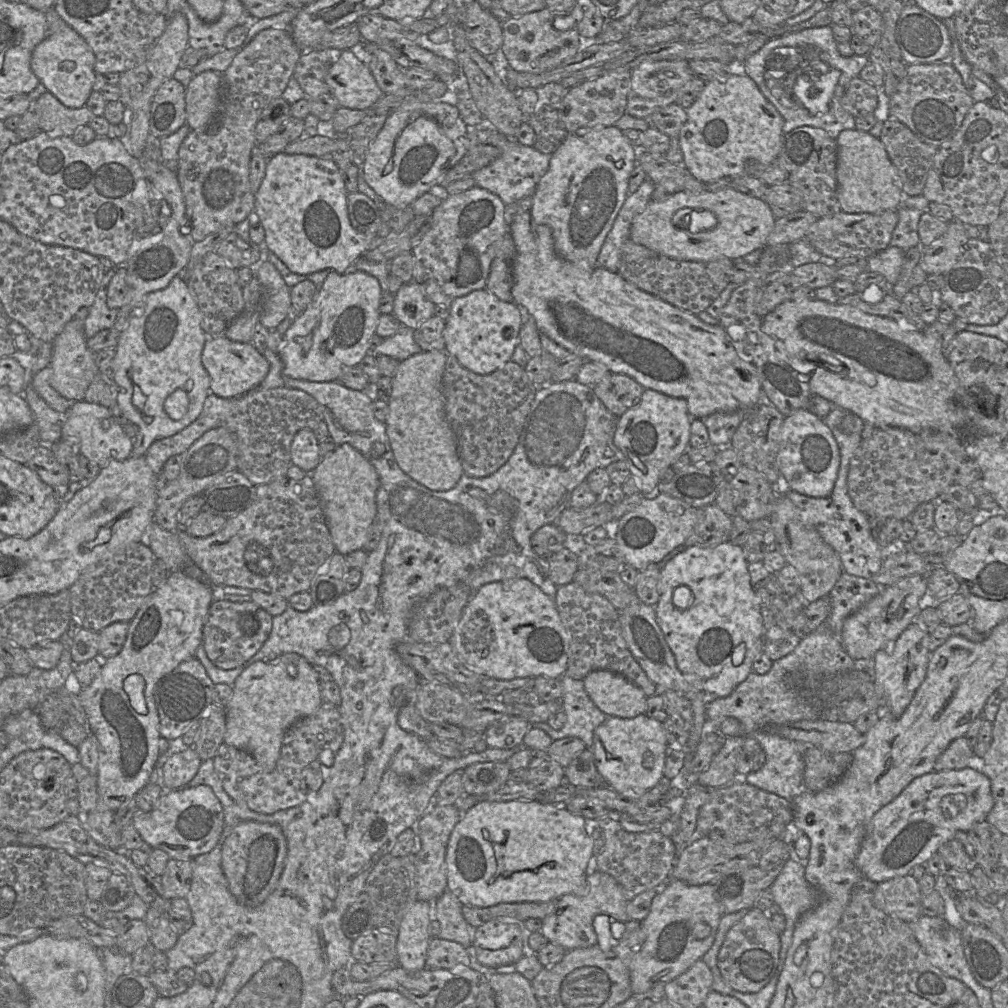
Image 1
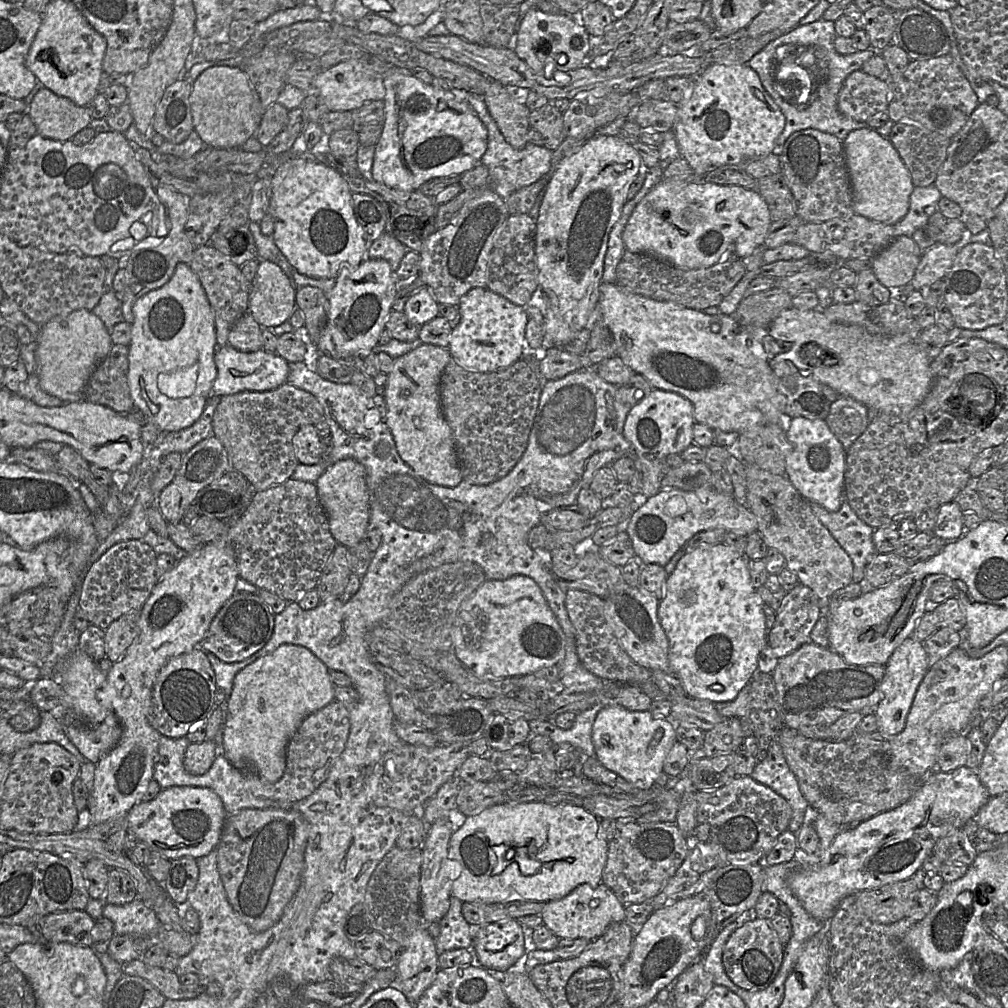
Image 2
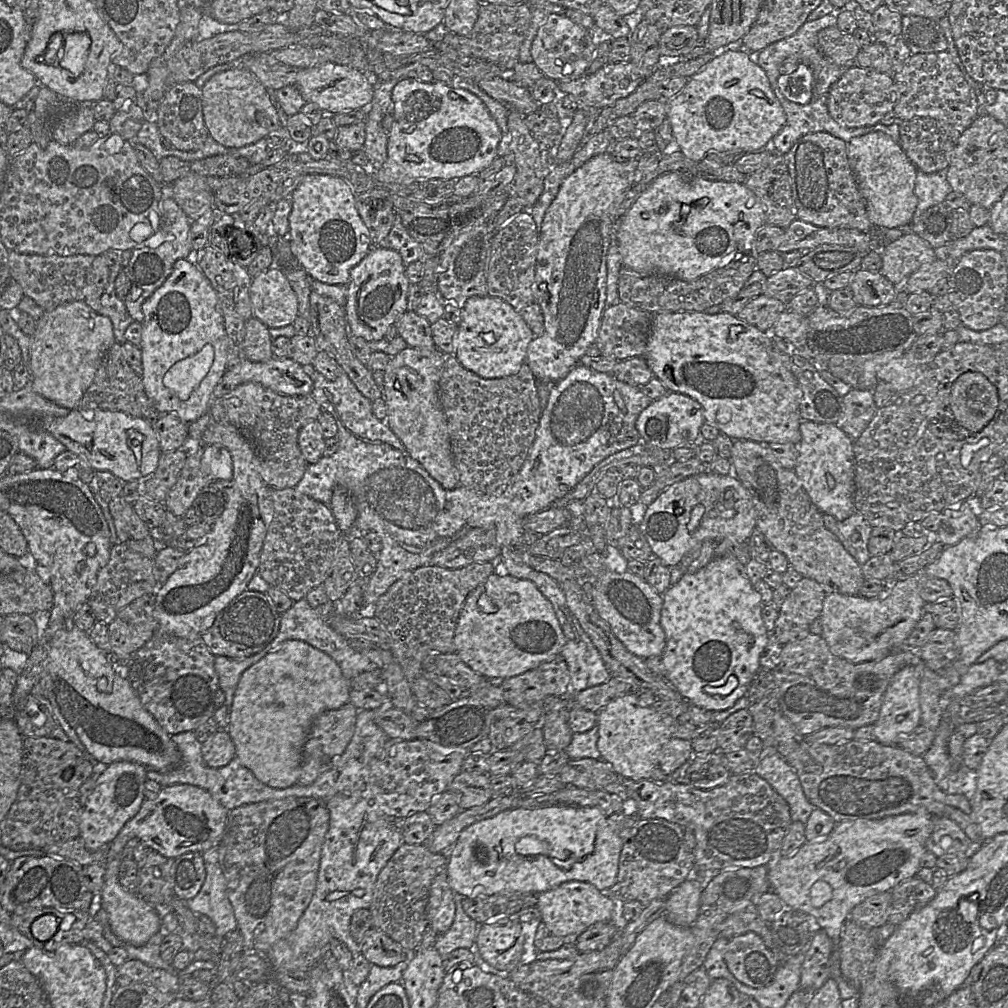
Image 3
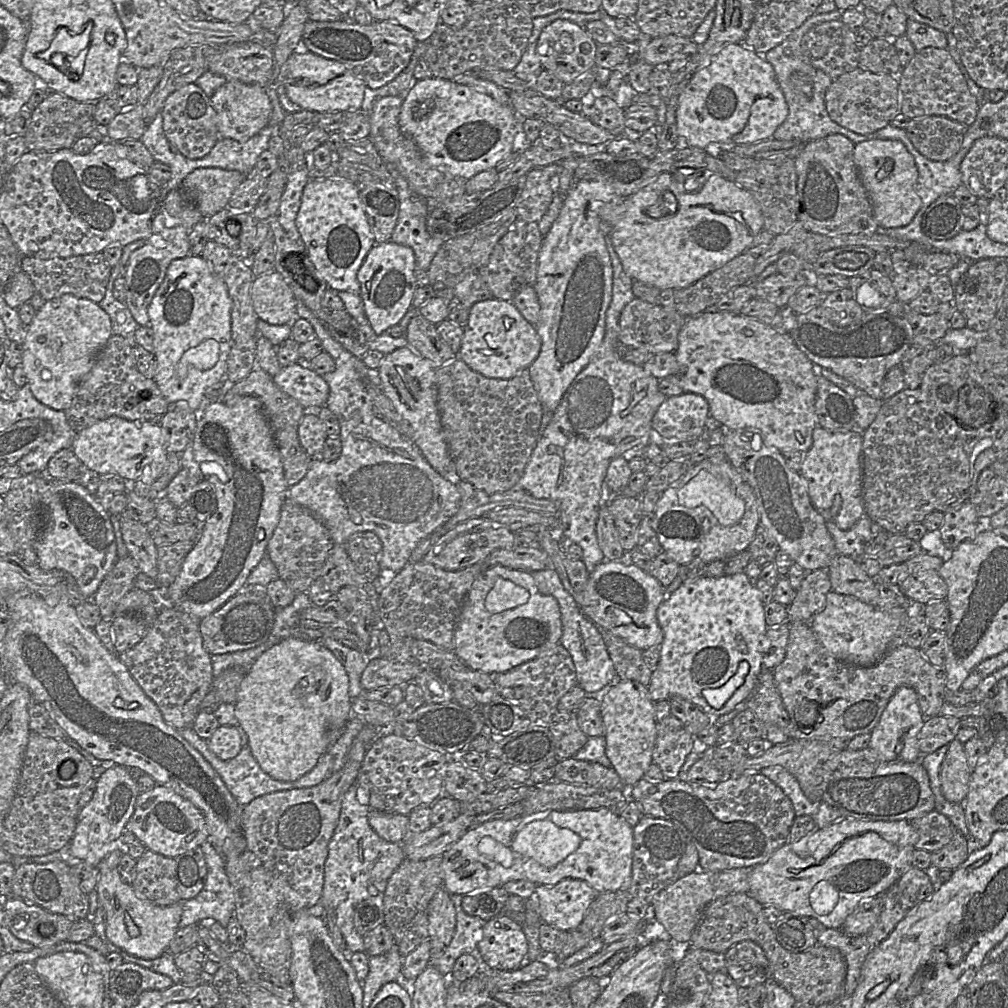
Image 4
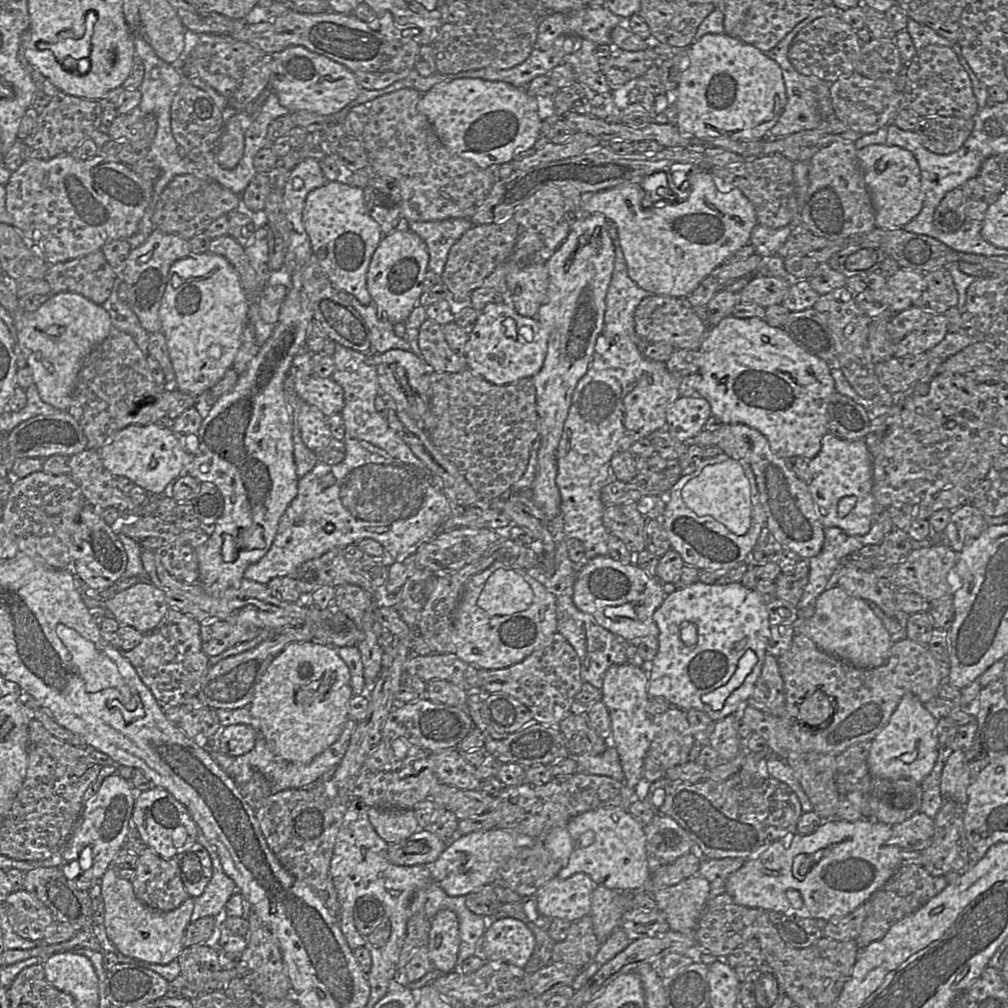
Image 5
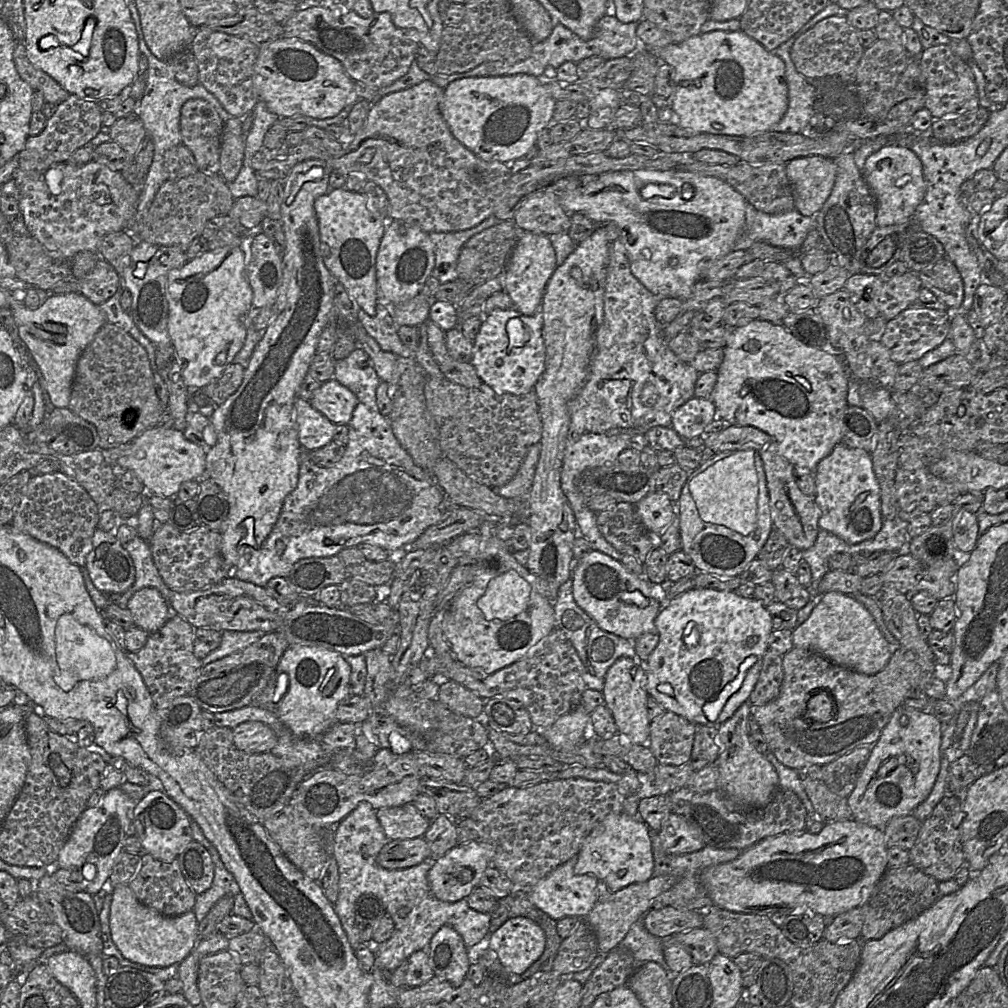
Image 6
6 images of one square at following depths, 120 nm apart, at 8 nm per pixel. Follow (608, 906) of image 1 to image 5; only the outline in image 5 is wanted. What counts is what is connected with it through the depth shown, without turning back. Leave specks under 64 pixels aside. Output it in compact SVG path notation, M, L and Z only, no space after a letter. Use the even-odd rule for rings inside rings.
M576 873L569 878L560 879L558 876L542 885L535 893L540 912L551 918L560 918L574 922L590 915L592 893L597 884L585 873Z

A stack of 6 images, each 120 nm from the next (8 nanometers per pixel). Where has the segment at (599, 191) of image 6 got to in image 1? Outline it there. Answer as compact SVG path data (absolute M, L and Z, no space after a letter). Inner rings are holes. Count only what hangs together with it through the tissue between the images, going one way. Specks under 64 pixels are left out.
M731 188L706 190L698 194L679 191L665 201L650 200L646 209L633 219L629 238L636 244L676 260L699 262L710 262L720 258L734 260L743 258L757 249L763 249L767 245L767 238L774 228L775 221L776 218L764 200ZM681 208L708 210L716 216L717 225L698 233L679 229L672 224L672 216Z

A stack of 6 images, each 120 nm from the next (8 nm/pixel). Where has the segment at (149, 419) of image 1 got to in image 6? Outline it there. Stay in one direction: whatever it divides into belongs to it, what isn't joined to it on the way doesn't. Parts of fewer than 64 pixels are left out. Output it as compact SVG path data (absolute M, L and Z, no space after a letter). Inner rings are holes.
M239 246L208 250L168 273L168 332L182 361L183 378L188 388L203 388L220 378L244 345L247 328L243 319L252 313L253 291L246 275L245 254Z

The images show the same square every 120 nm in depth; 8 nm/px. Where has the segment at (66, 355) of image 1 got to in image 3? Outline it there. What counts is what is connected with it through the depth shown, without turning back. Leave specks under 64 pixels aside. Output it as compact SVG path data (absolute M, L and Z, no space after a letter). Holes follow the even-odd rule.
M72 301L45 311L37 321L36 331L31 337L29 372L33 382L33 390L69 410L76 409L84 393L89 388L97 369L106 352L116 342L111 320L96 313L83 301Z

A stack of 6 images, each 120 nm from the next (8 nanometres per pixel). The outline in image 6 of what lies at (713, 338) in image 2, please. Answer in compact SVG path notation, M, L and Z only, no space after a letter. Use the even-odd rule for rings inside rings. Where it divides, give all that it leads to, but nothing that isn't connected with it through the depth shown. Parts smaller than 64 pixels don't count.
M756 319L746 325L731 328L729 340L723 348L723 352L723 361L716 370L717 382L710 395L710 399L717 409L717 417L722 419L727 425L752 426L767 433L777 441L781 454L795 469L814 473L818 463L828 456L837 444L842 443L843 420L846 408L849 406L847 402L848 367L844 362L843 356L837 358L819 348L808 346L793 336L782 324L772 324L762 319Z

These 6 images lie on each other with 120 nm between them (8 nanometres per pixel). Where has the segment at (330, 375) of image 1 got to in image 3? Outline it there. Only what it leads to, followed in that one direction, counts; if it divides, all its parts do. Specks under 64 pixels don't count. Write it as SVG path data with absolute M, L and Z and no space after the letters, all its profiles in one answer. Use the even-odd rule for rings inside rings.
M372 247L368 254L350 270L347 285L346 319L350 332L367 342L384 338L388 328L407 310L409 281L401 255L392 249Z

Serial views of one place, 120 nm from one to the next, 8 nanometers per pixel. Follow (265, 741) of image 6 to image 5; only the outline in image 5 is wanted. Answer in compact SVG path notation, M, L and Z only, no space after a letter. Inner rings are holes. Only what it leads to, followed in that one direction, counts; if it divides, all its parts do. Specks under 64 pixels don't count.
M232 724L222 728L216 738L206 738L200 732L193 739L208 752L217 750L227 756L241 756L254 748L256 732L249 725Z

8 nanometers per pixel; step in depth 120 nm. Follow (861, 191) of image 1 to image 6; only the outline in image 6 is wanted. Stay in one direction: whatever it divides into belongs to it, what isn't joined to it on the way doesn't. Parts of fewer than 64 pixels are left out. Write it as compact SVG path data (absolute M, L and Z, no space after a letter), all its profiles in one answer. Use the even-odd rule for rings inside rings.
M888 143L871 154L865 161L862 173L876 199L876 227L905 223L913 217L925 197L922 163L913 151L903 145Z

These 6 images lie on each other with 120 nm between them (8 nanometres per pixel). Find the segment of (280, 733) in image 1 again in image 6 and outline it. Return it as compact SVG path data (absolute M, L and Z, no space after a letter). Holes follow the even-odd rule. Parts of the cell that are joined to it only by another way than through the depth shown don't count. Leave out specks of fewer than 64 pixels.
M289 646L277 664L276 674L286 673L288 685L280 699L282 685L277 683L272 702L277 703L272 712L297 738L313 738L326 732L336 722L336 711L340 702L350 695L351 667L345 657L337 651L312 646Z

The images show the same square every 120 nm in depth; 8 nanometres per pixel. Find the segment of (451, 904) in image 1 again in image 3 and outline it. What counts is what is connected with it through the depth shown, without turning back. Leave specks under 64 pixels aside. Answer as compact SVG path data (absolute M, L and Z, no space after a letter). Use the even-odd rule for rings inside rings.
M453 893L456 910L454 921L446 932L437 935L435 949L440 954L442 960L447 960L452 951L458 948L474 950L477 931L480 923L469 917L462 907L462 900L465 896Z

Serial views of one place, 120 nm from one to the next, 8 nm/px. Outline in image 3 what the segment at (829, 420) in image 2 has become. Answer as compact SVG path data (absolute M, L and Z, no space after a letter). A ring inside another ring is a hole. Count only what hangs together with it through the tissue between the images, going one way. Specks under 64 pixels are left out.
M852 388L842 397L842 412L835 425L854 442L869 425L877 409L873 391Z

